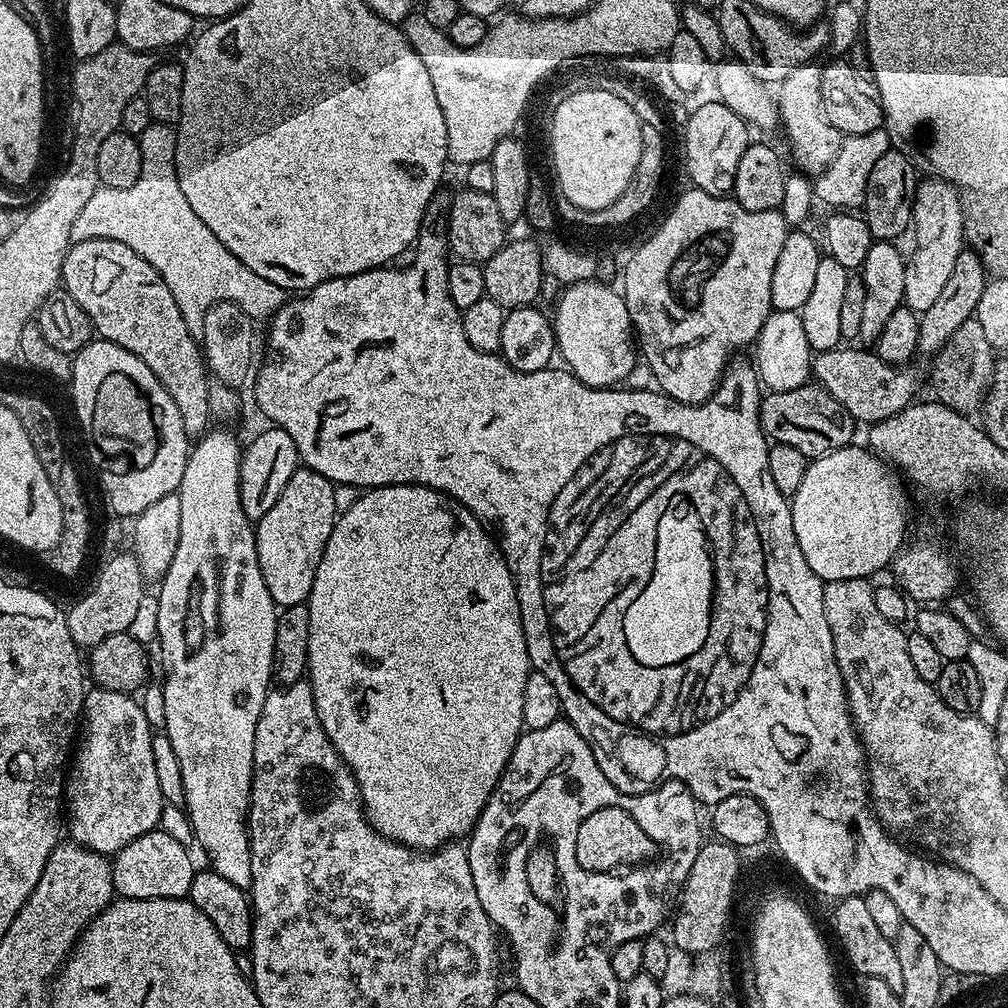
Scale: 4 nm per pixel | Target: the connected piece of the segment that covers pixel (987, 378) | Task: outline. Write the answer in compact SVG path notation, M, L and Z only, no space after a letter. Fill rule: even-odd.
M970 319L962 322L954 334L931 357L932 360L932 388L936 391L935 399L947 408L953 408L955 412L972 414L979 409L992 387L992 375L996 369L997 357L993 348L986 340L982 323L978 319Z

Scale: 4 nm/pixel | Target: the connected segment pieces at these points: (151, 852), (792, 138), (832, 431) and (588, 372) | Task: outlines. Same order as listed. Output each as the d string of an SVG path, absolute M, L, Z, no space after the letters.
M162 831L147 832L134 838L121 852L111 857L112 887L117 897L126 900L153 900L187 897L198 868L192 865L189 849L178 838Z
M814 62L796 67L777 87L776 103L781 129L788 138L795 164L803 175L817 176L838 156L843 136L826 116L821 92L821 67Z
M807 382L796 390L767 393L761 399L760 425L773 443L797 447L802 454L813 460L847 447L853 441L851 438L856 421L825 388Z
M589 280L567 285L558 298L553 328L559 355L567 369L592 388L619 385L638 362L632 319L623 295L604 284Z

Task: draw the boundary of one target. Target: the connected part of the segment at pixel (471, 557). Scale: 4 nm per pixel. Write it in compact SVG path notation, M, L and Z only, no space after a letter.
M391 484L385 488L370 488L363 494L357 495L356 501L348 510L339 513L336 523L332 526L332 533L326 542L326 550L322 550L322 562L318 562L314 574L314 586L308 592L308 613L310 614L310 644L308 646L308 670L306 679L312 685L314 694L314 706L318 710L318 718L322 722L322 730L326 730L326 738L334 746L334 750L344 759L350 771L354 774L357 784L360 785L360 800L364 803L364 814L368 817L368 823L379 836L387 840L395 840L398 844L405 844L413 850L435 850L444 845L459 841L467 837L475 828L480 817L484 815L484 807L488 804L496 783L504 773L504 767L508 765L508 759L512 756L514 746L520 740L525 731L522 718L522 702L526 698L526 678L530 671L528 662L528 647L526 646L526 634L520 617L520 603L516 597L516 584L512 581L512 572L508 568L504 556L490 535L487 528L477 520L476 515L470 509L464 507L452 497L447 496L438 488L427 488L421 484Z

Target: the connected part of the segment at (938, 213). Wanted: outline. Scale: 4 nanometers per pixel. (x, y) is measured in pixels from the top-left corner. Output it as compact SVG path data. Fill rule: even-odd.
M942 178L924 179L917 185L915 204L912 207L912 235L914 248L905 259L906 284L903 286L905 307L923 314L934 306L950 278L958 254L964 250L964 211L955 185Z

